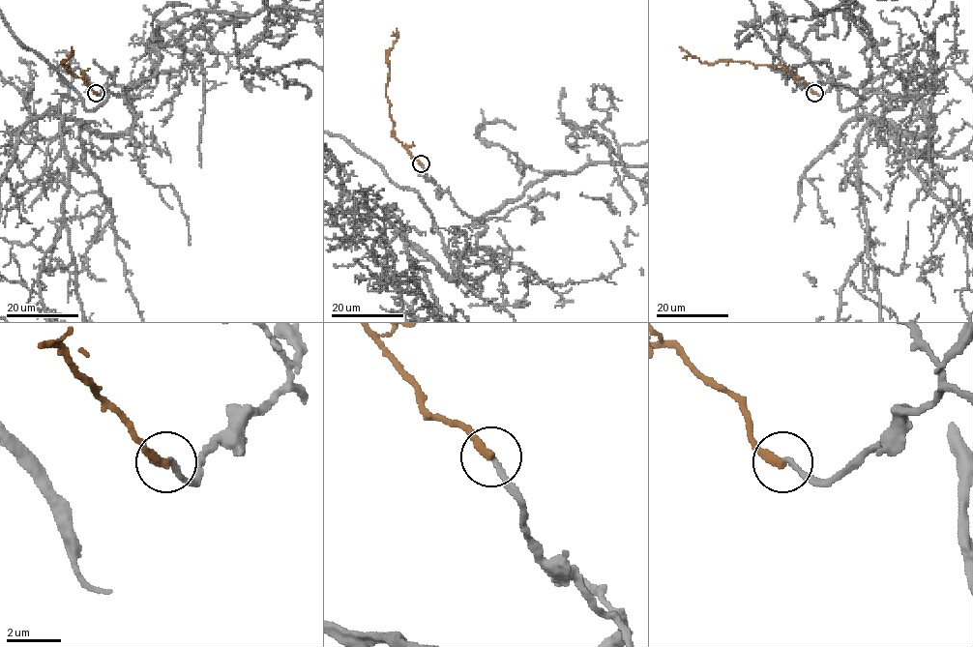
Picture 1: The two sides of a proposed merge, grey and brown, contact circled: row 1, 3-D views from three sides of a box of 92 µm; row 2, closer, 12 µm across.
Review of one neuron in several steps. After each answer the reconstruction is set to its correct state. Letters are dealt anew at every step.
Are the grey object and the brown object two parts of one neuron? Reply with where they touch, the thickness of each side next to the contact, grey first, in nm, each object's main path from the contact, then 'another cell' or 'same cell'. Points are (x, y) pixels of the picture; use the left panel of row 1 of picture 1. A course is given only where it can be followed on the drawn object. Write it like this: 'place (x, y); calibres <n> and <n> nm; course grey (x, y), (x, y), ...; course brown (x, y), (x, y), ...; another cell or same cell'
place (96, 93); calibres 180 and 360 nm; course grey (96, 92), (151, 77), (159, 47), (148, 76), (88, 110); course brown (96, 93), (68, 70), (69, 64), (60, 62), (65, 61), (63, 64), (72, 54), (72, 46); another cell

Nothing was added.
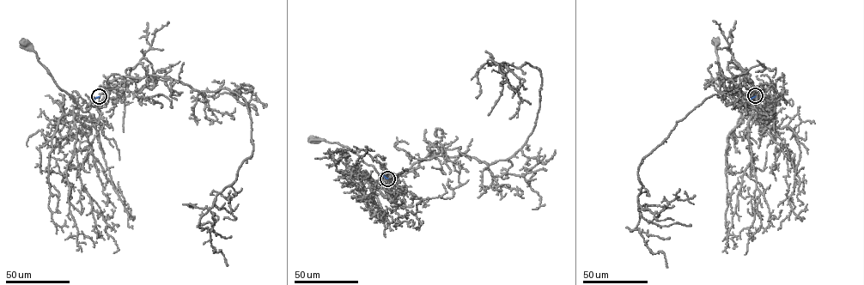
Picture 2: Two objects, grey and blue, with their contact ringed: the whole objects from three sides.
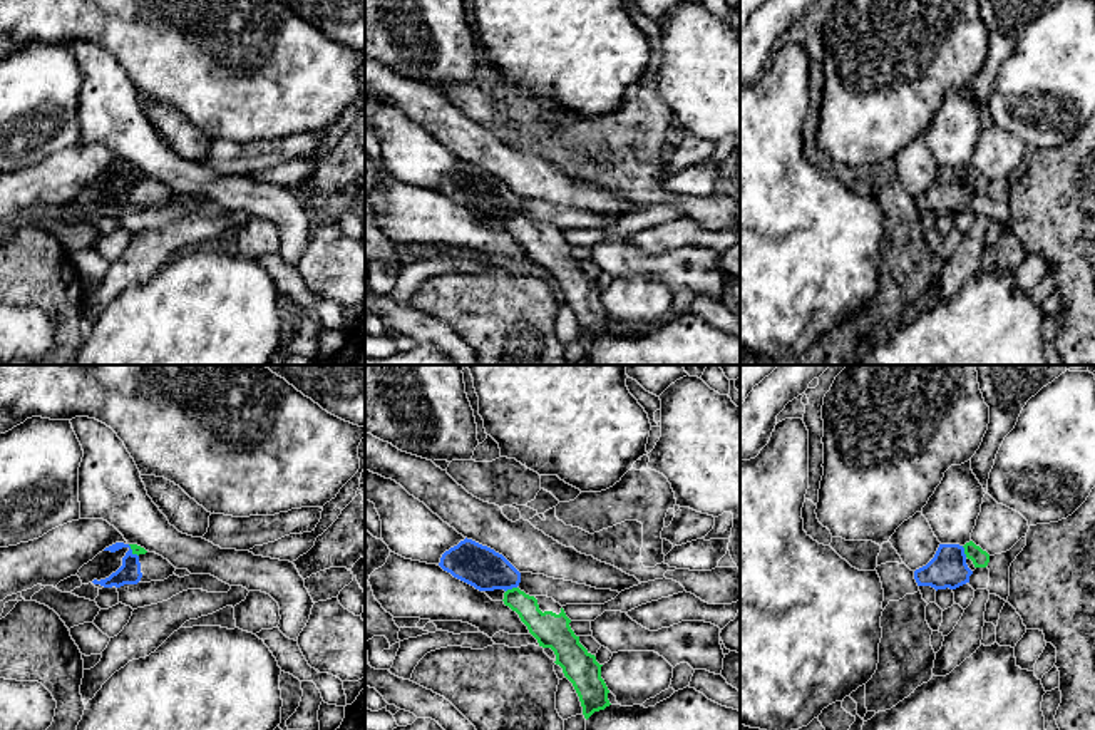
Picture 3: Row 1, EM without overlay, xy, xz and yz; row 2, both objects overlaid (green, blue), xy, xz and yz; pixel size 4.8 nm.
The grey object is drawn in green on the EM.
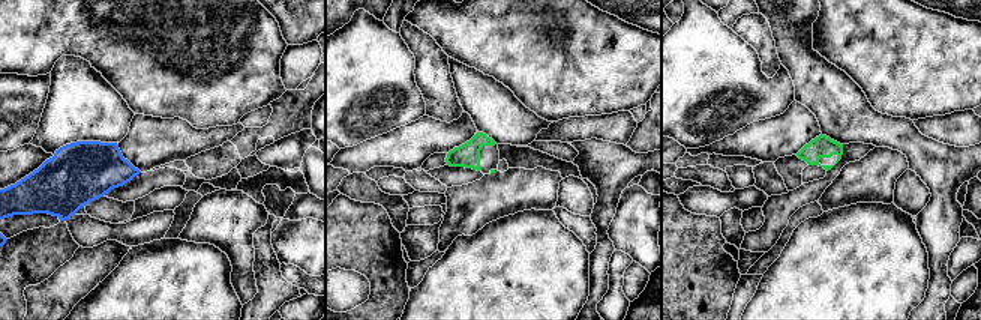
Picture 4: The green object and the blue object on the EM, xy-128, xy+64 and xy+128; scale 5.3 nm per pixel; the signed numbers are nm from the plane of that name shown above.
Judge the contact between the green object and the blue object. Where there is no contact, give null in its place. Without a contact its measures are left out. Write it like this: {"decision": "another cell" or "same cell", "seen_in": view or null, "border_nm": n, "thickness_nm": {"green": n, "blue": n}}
{"decision": "same cell", "seen_in": "xz", "border_nm": 60, "thickness_nm": {"green": 150, "blue": 200}}

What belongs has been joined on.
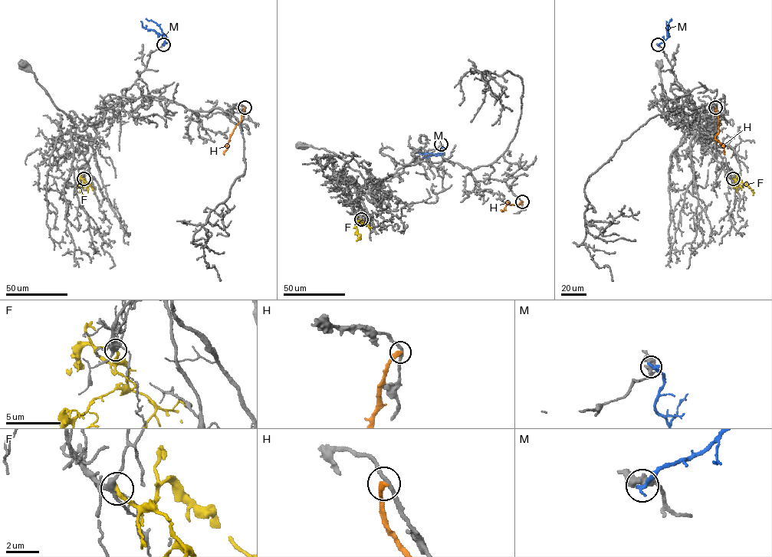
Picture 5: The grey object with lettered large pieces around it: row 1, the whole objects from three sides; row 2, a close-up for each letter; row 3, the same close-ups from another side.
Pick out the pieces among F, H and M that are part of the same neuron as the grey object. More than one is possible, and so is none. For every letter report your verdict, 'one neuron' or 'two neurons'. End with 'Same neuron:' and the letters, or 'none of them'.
F: two neurons
H: two neurons
M: two neurons
Same neuron: none of them

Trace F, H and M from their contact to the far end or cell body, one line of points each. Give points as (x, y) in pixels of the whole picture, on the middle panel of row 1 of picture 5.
F: (361, 219), (356, 227), (360, 238)
H: (522, 201), (518, 204), (510, 204), (507, 201), (504, 209), (501, 211)
M: (441, 144), (441, 155), (418, 152)

